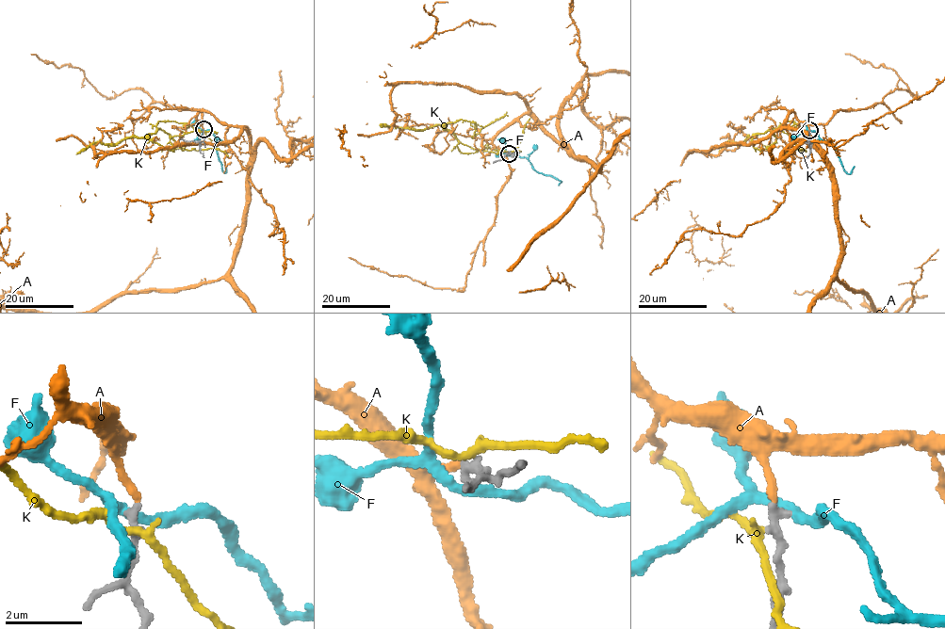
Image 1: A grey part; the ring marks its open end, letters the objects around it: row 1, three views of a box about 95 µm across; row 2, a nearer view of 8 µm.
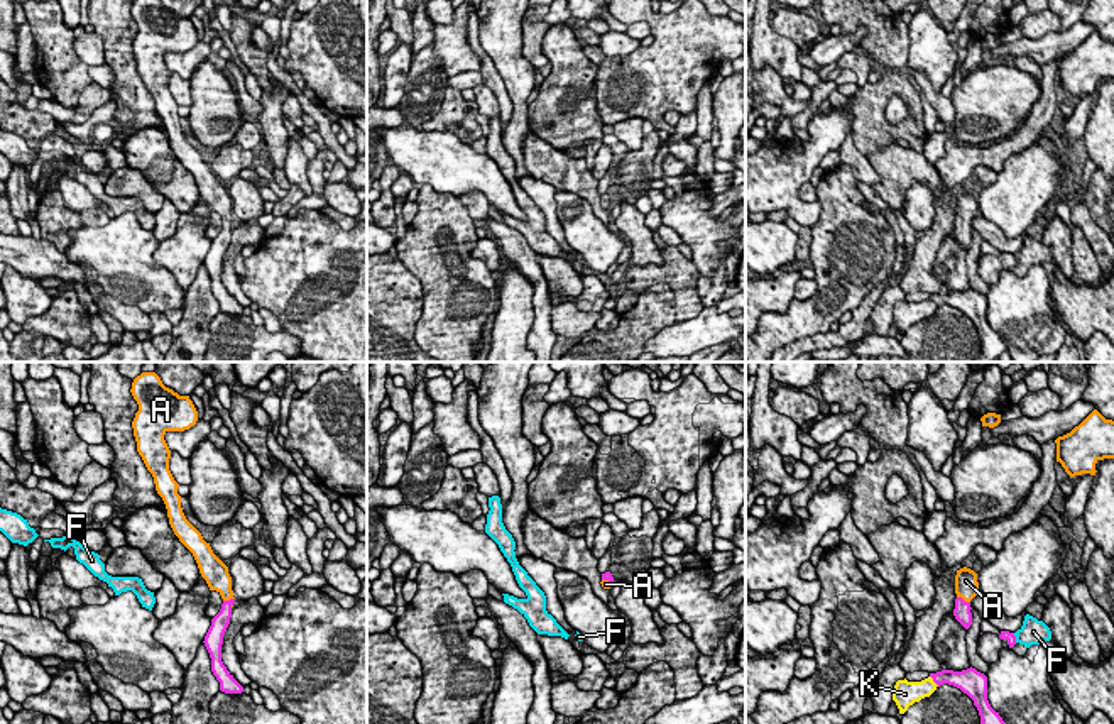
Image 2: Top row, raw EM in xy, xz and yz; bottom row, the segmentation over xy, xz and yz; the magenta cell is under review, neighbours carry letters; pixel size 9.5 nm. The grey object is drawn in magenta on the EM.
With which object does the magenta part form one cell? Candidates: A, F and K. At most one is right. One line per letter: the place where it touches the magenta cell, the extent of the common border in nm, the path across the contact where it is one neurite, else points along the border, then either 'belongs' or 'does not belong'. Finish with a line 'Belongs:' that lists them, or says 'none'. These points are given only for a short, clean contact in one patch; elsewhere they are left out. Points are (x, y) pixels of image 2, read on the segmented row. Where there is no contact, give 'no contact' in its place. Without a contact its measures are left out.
A: contact yz (962, 599); length 140 nm; way yz (962, 613), (962, 599), (966, 581); belongs
F: contact yz (1015, 638); length 100 nm; border yz (1013, 633), (1016, 641); does not belong
K: contact yz (933, 680); length 140 nm; border yz (930, 675), (939, 685); does not belong
Belongs: A

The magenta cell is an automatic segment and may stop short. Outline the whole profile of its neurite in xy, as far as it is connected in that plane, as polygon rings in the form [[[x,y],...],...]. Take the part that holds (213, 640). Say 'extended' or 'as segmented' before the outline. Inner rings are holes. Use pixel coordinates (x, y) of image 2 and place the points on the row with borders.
extended; [[[142,372],[140,376],[137,376],[132,382],[130,392],[139,404],[139,411],[135,413],[135,418],[132,421],[137,452],[142,457],[147,470],[154,477],[156,491],[162,497],[167,509],[169,524],[174,535],[179,538],[179,541],[193,553],[199,573],[206,580],[210,590],[216,590],[223,599],[221,609],[211,619],[211,626],[203,641],[211,658],[211,672],[220,682],[221,692],[242,694],[243,687],[233,678],[233,675],[227,670],[227,666],[221,661],[223,634],[230,624],[232,607],[235,602],[232,590],[232,577],[228,573],[228,567],[213,553],[210,543],[203,540],[201,533],[186,519],[183,513],[181,496],[177,494],[179,484],[174,480],[169,470],[171,450],[164,440],[164,435],[167,431],[184,431],[194,426],[198,421],[198,411],[189,396],[179,396],[172,389],[166,387],[156,372]]]

